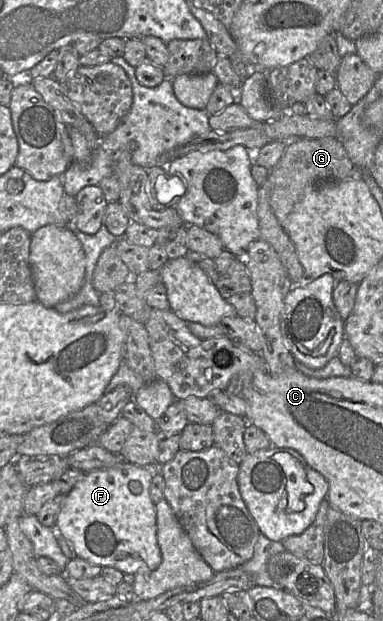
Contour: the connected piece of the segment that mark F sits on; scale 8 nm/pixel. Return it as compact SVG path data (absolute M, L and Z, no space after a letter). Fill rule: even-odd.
M128 461L86 473L66 495L55 524L69 546L73 547L76 556L101 567L114 567L124 574L150 573L160 566L162 554L157 540L157 512L150 497L154 475L155 472L148 468Z

